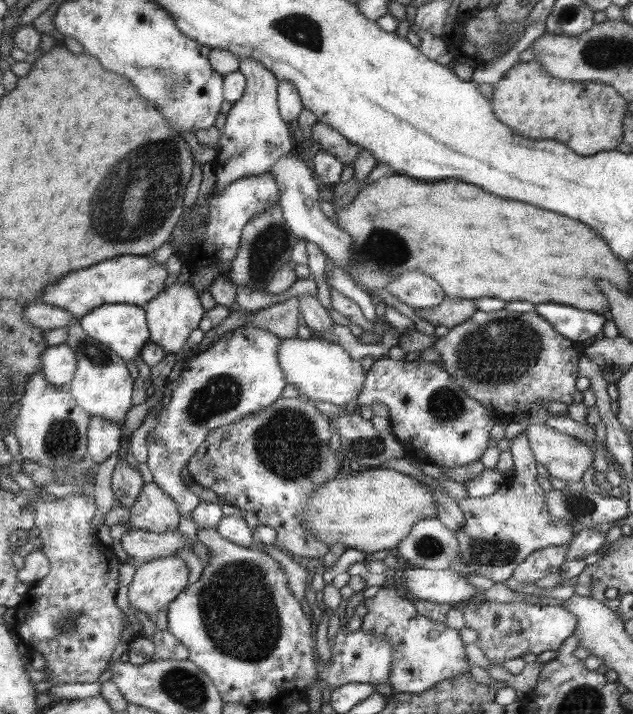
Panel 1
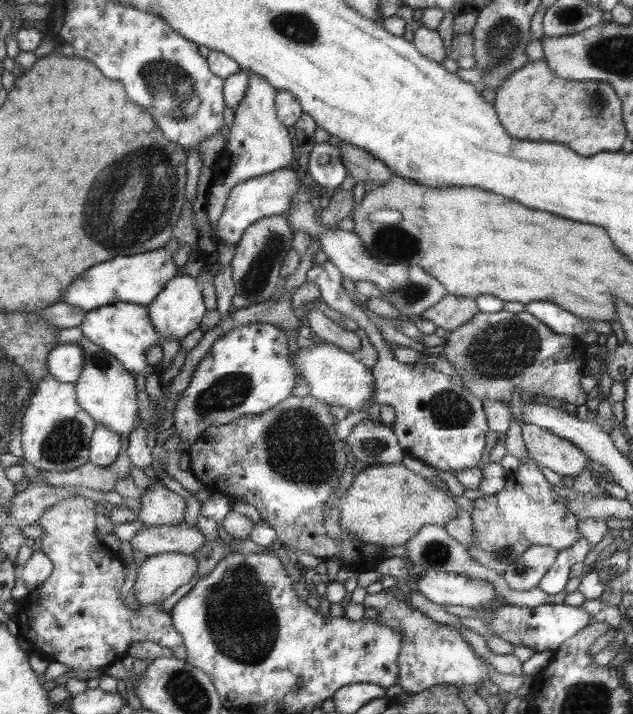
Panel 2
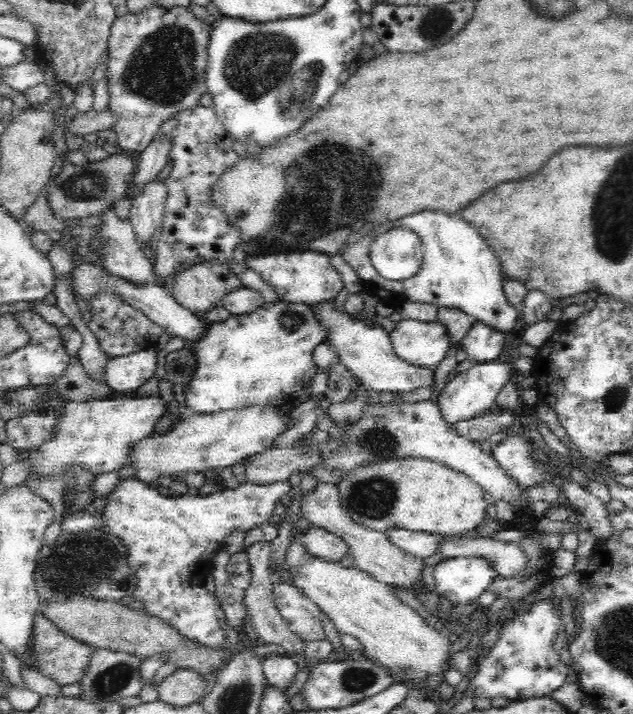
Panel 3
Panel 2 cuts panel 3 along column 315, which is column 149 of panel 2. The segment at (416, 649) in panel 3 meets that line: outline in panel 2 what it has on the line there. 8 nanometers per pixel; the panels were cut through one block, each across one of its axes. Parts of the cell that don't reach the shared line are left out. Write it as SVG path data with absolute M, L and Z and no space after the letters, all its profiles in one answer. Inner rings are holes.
M161 553L146 557L137 568L131 591L141 605L162 602L189 582L196 570L197 561L192 554Z

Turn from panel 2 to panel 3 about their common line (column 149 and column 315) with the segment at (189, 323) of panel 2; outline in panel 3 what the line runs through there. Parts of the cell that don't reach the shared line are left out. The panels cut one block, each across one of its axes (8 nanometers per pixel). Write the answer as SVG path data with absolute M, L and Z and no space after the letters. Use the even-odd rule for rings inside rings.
M335 299L312 304L310 309L327 330L329 334L327 342L336 350L338 362L342 363L352 376L358 376L367 389L373 388L377 392L396 390L396 392L408 393L434 384L434 370L414 366L398 358L392 348L389 332L380 325L359 320L348 315L346 311L340 311L336 307Z

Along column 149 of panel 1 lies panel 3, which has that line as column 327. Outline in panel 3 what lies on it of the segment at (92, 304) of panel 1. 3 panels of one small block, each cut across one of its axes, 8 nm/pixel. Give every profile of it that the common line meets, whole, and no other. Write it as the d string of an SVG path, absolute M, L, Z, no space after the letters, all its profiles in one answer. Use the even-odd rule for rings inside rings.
M308 250L292 254L268 254L267 257L248 257L244 258L243 262L260 275L266 285L274 288L276 296L282 301L319 304L334 299L337 292L343 288L343 282L332 268L328 254Z

